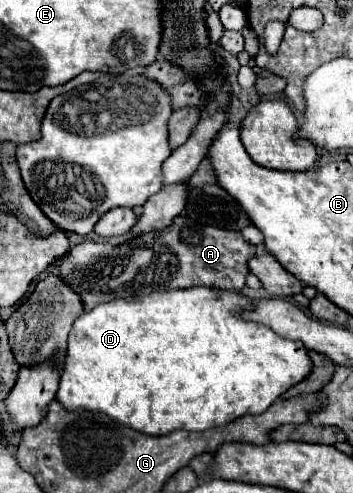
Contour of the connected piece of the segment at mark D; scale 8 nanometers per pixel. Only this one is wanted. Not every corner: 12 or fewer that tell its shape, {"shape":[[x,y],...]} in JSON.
{"shape":[[211,287],[77,317],[65,409],[145,435],[263,413],[311,359]]}

